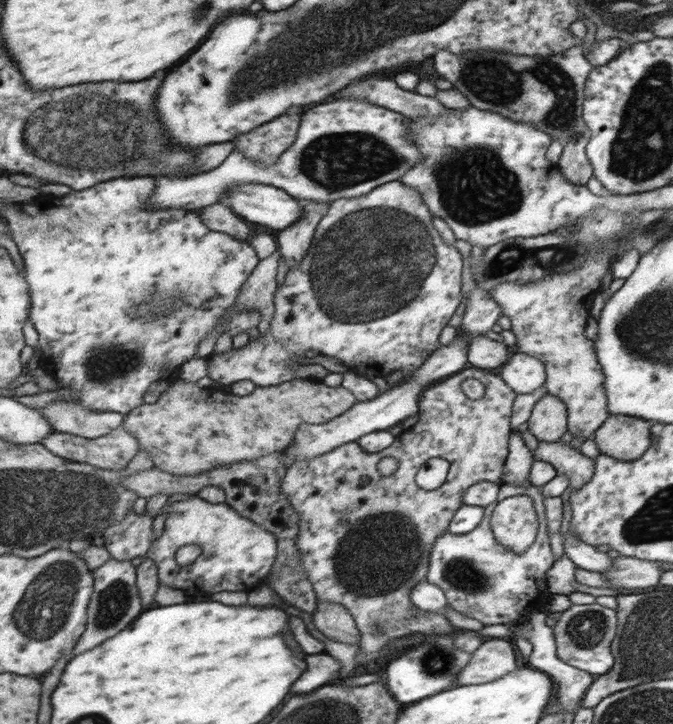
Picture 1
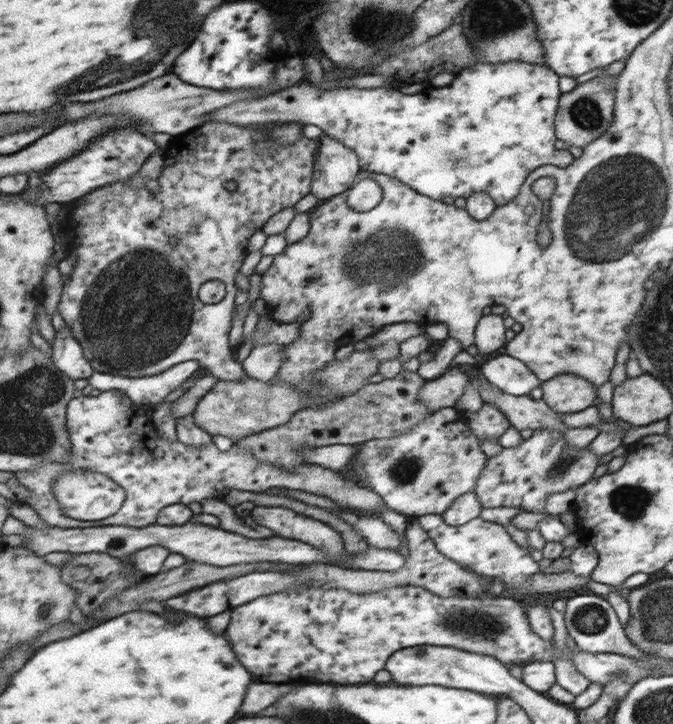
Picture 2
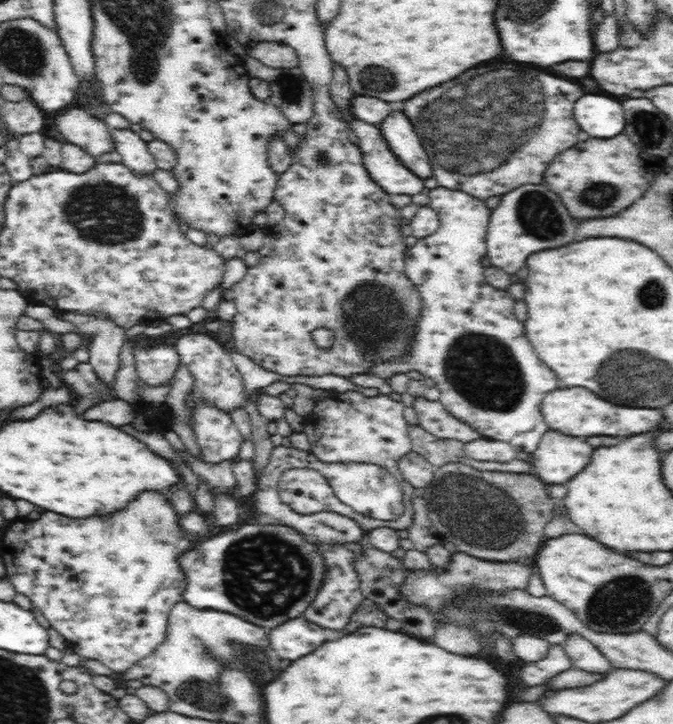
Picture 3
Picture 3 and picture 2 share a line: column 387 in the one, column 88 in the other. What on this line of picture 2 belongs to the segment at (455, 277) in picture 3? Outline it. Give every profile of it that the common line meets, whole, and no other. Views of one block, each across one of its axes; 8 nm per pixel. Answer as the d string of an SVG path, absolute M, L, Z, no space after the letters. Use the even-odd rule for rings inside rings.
M69 325L57 332L53 345L53 359L68 376L76 380L90 379L97 370L94 362L86 356L85 348Z

